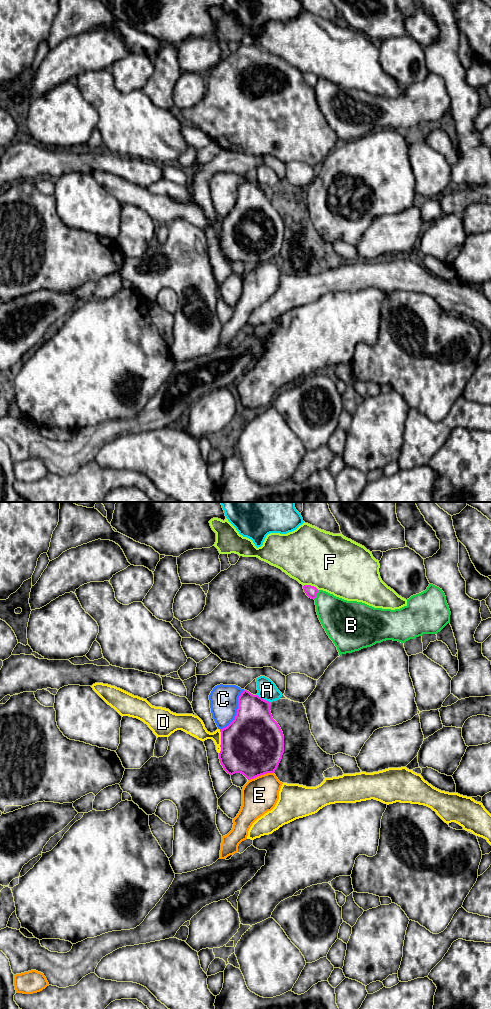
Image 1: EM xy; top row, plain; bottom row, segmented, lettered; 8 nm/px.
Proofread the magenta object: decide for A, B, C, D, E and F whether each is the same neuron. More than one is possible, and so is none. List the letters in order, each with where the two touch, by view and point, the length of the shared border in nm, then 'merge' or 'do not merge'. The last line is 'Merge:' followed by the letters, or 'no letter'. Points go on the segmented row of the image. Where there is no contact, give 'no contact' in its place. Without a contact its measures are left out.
A: xy (263, 699) | 120 nm | do not merge
B: xy (316, 595) | 90 nm | do not merge
C: xy (237, 711) | 380 nm | do not merge
D: xy (221, 741) | 200 nm | do not merge
E: xy (260, 775) | 220 nm | do not merge
F: xy (310, 585) | 130 nm | do not merge
Merge: no letter

